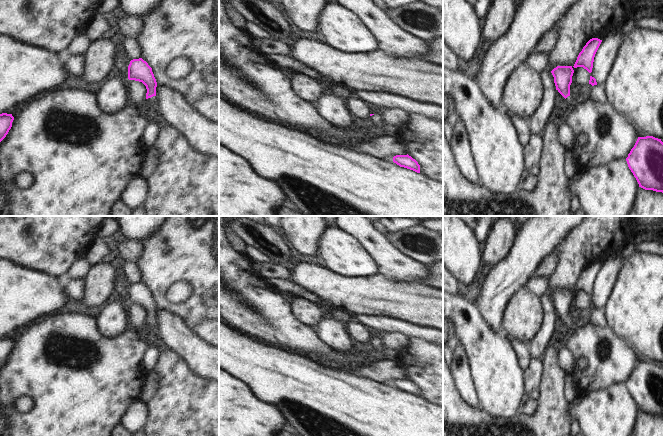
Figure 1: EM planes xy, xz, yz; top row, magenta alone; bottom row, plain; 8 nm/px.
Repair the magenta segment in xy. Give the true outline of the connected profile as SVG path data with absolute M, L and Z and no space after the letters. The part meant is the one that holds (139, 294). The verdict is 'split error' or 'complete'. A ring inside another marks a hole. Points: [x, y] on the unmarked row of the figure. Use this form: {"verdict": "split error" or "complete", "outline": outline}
{"verdict": "split error", "outline": "M142 282L133 283L128 290L128 303L142 306L147 313L146 323L153 328L158 328L156 322L157 306L152 292Z"}

